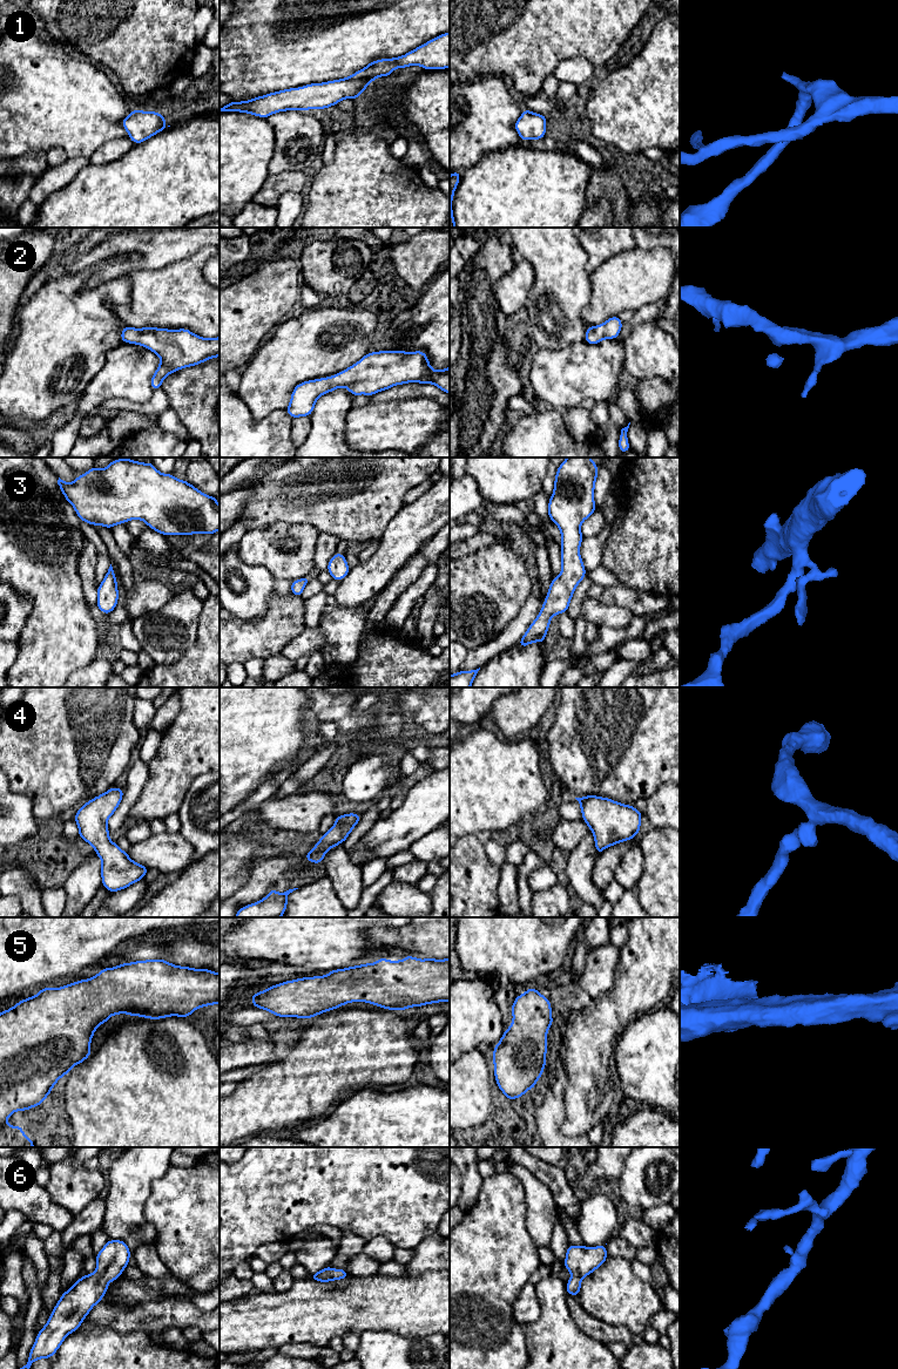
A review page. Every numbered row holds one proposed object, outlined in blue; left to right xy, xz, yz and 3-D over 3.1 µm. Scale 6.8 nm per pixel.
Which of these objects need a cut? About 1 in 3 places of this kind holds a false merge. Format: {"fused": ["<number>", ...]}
{"fused": []}

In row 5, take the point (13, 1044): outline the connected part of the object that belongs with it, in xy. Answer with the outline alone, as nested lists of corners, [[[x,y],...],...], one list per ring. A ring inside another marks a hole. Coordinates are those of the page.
[[[156,958],[103,968],[96,976],[61,988],[45,987],[35,996],[16,1002],[13,1008],[0,1012],[0,1147],[34,1147],[33,1139],[23,1134],[22,1126],[12,1126],[5,1121],[15,1111],[26,1111],[43,1103],[58,1080],[90,1056],[95,1030],[108,1022],[112,1015],[124,1012],[150,1019],[170,1016],[188,1018],[196,1009],[211,1004],[220,1005],[220,974]]]

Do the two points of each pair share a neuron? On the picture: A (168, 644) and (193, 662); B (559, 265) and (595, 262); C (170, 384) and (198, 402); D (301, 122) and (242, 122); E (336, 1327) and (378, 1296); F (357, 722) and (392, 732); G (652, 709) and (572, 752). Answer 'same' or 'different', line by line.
A: different
B: different
C: same
D: different
E: same
F: same
G: same

